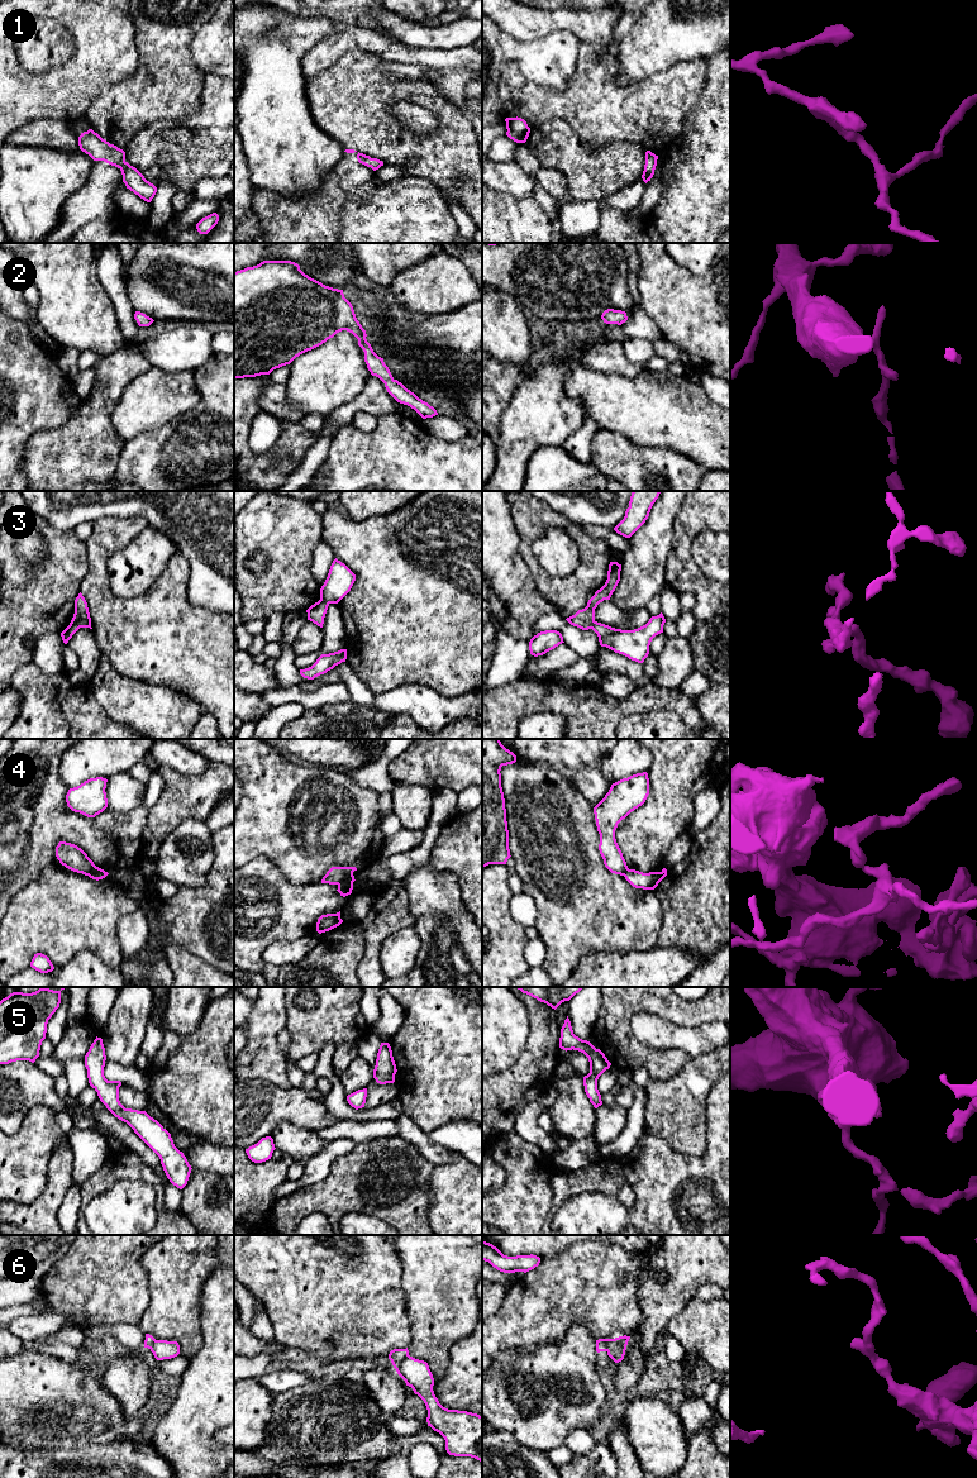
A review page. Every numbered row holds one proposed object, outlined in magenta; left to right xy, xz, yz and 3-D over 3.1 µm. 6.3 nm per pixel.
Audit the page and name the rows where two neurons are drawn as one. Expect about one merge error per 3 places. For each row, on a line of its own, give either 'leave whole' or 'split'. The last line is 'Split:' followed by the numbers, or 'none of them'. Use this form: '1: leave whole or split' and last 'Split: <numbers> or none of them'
1: leave whole
2: leave whole
3: split
4: split
5: leave whole
6: split
Split: 3, 4, 6

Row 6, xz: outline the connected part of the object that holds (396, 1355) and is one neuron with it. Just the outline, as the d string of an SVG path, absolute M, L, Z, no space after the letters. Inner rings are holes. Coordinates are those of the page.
M408 1348L406 1349L394 1349L389 1354L389 1359L391 1360L394 1368L396 1368L408 1357L409 1357Z

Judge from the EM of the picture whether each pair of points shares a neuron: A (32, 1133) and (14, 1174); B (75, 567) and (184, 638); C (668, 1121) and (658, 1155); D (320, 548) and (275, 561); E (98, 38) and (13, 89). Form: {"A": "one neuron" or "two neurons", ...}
{"A": "one neuron", "B": "two neurons", "C": "two neurons", "D": "two neurons", "E": "one neuron"}

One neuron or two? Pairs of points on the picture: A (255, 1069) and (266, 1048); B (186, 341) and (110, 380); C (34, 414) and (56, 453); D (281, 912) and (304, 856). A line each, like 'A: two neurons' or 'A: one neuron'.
A: one neuron
B: two neurons
C: two neurons
D: two neurons

